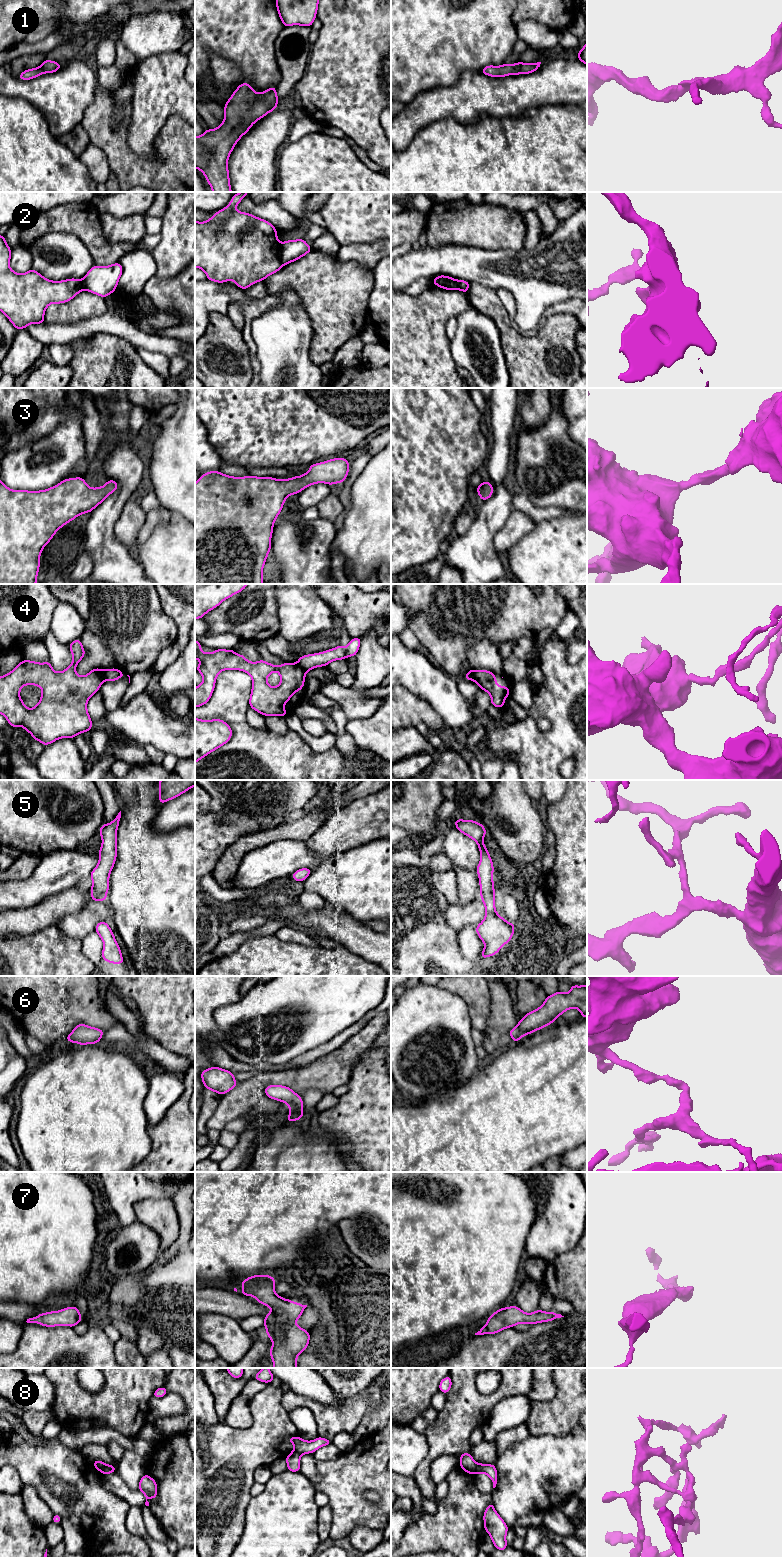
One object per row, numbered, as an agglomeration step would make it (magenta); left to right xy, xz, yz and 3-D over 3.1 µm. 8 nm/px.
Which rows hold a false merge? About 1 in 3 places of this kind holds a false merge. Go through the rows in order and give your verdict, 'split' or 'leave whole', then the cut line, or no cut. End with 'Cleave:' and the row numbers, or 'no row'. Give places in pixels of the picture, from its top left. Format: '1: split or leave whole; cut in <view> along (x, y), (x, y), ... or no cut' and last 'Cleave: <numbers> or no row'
1: leave whole; no cut
2: split; cut in xz along (280, 244), (279, 259), (284, 264)
3: leave whole; no cut
4: split; cut in xy along (103, 670), (105, 679)
5: leave whole; no cut
6: leave whole; no cut
7: leave whole; no cut
8: split; cut in yz along (475, 1463), (476, 1469), (479, 1472)
Cleave: 2, 4, 8

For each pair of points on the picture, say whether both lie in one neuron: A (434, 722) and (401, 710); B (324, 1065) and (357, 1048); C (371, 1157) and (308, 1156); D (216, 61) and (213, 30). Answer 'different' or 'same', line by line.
A: same
B: same
C: different
D: different

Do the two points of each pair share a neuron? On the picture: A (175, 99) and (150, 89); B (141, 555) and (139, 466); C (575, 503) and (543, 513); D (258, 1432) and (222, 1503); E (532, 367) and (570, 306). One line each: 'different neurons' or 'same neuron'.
A: same neuron
B: different neurons
C: different neurons
D: same neuron
E: different neurons

